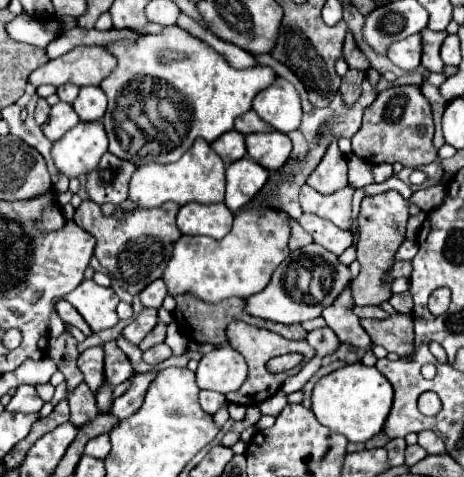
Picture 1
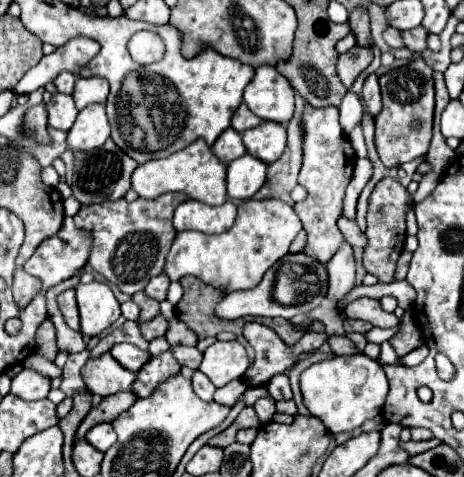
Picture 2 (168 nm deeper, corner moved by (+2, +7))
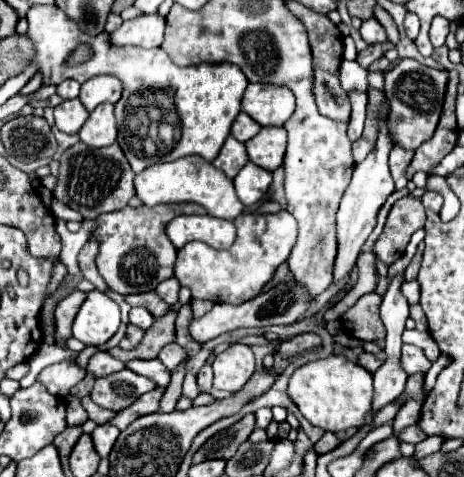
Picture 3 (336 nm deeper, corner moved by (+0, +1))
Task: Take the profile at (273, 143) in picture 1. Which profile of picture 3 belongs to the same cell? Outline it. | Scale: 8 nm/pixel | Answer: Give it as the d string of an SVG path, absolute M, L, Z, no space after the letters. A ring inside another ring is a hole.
M262 128L252 140L246 142L248 156L260 168L274 172L282 166L286 152L286 130L284 128Z

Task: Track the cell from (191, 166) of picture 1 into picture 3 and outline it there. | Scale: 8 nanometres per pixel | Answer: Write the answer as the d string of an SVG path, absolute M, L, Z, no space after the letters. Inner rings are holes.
M186 156L174 162L158 162L148 166L144 172L136 174L134 178L136 196L146 206L158 206L158 204L174 204L174 202L196 202L204 206L210 216L222 218L222 220L234 220L244 212L244 204L238 200L232 180L228 180L222 170L214 168L210 162L202 160L200 156Z

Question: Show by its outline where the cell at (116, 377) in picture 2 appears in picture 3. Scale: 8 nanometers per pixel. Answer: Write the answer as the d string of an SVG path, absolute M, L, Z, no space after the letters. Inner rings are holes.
M124 368L118 374L110 374L108 378L98 378L94 382L90 398L100 408L118 412L118 410L124 410L126 406L132 406L134 400L138 400L142 394L154 388L156 384L150 378Z

